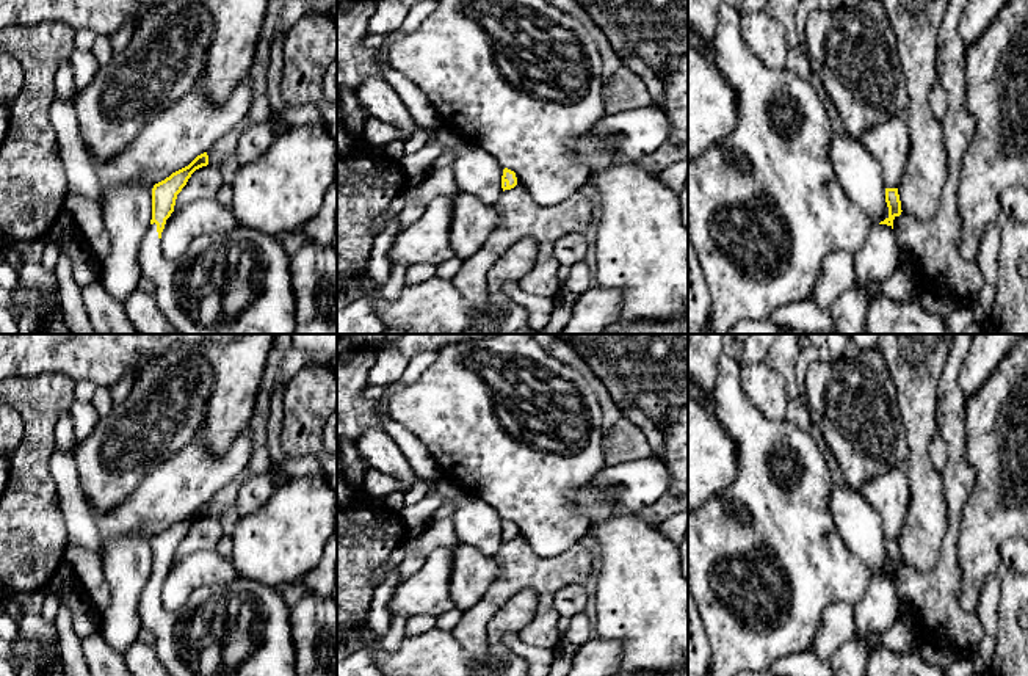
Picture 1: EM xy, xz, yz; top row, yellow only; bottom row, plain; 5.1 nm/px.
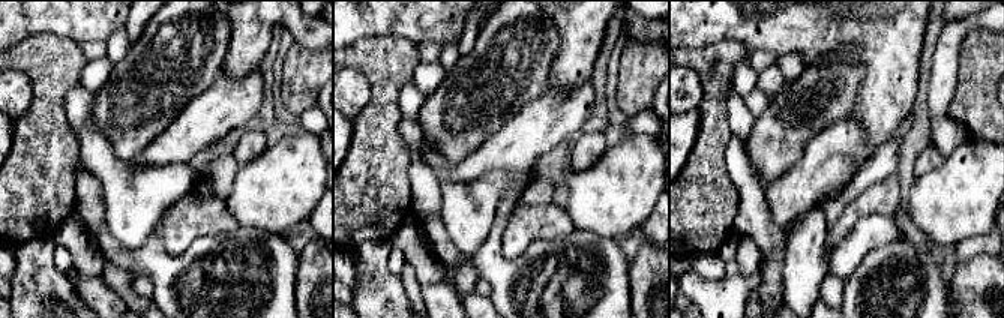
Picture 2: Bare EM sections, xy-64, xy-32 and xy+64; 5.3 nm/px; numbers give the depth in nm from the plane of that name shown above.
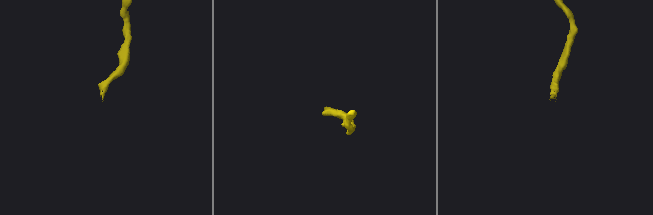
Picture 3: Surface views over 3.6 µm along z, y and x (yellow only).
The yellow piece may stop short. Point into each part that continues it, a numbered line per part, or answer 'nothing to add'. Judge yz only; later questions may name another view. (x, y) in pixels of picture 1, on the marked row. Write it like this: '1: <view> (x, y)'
1: yz (876, 259)

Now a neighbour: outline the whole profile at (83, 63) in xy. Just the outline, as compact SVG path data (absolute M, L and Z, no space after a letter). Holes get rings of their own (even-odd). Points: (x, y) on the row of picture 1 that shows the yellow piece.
M74 49L69 61L74 71L75 94L78 94L91 83L100 67L91 50Z

